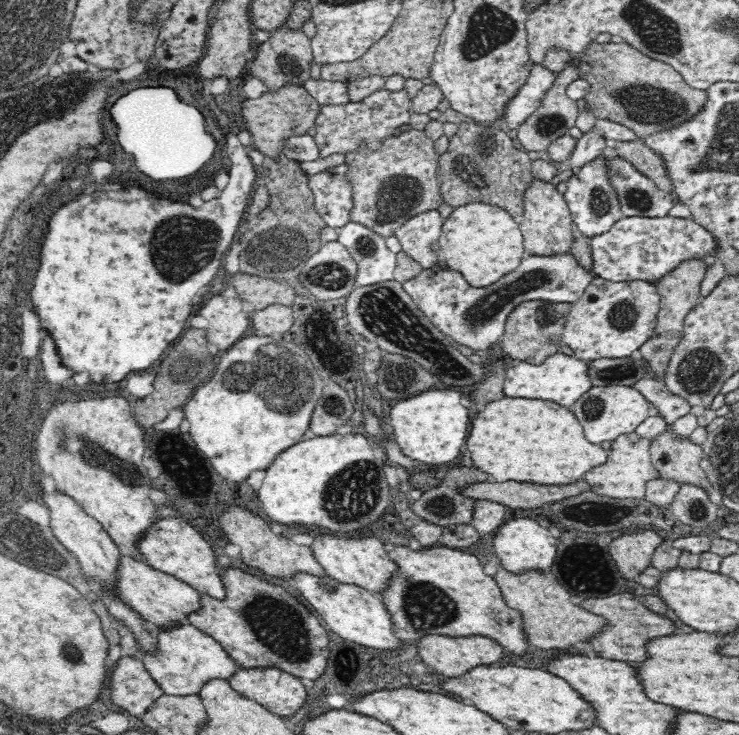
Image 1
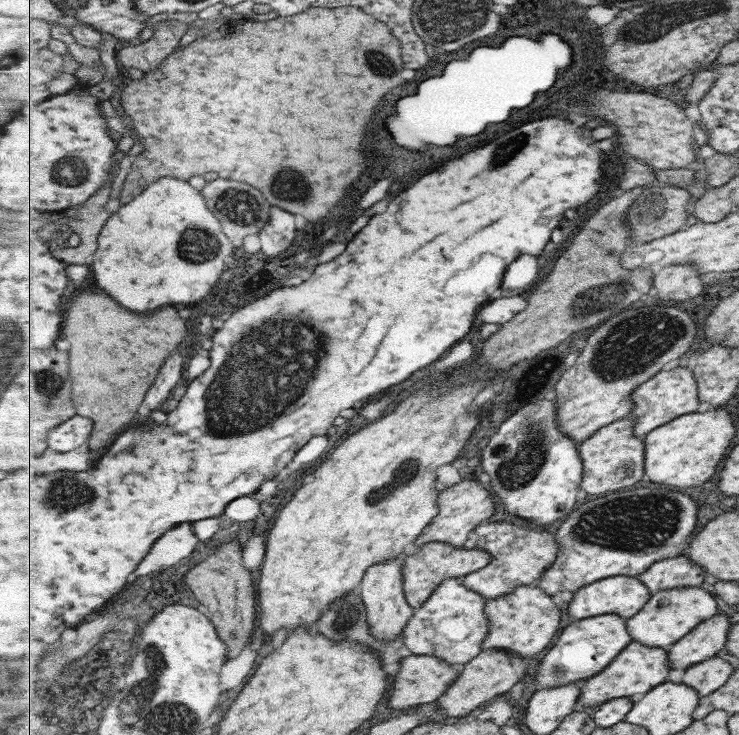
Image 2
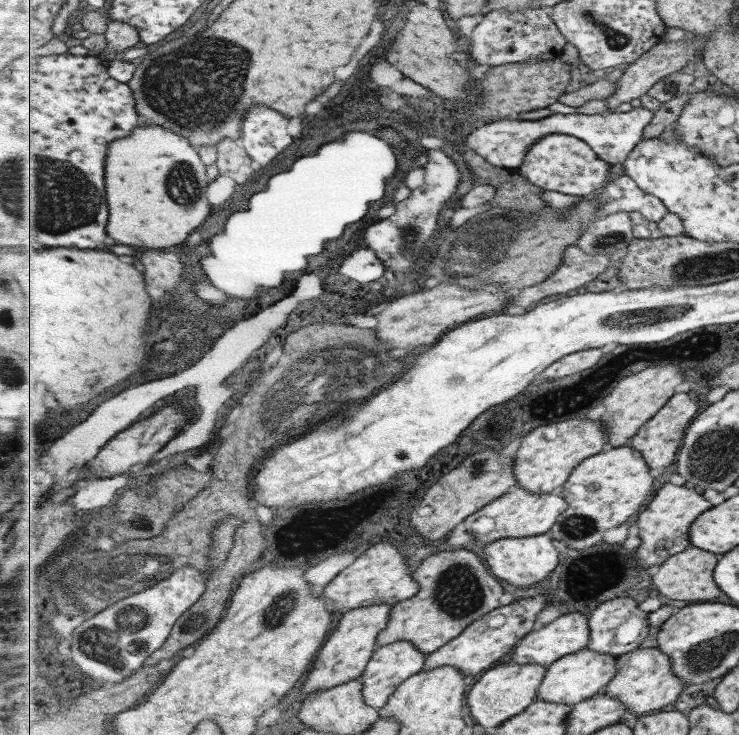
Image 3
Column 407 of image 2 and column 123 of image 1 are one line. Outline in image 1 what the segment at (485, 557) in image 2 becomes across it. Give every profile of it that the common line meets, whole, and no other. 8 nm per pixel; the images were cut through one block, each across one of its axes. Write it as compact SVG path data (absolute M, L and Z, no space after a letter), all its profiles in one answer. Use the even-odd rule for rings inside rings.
M127 554L122 558L120 565L118 593L122 601L139 612L144 620L150 622L151 627L164 633L170 633L171 630L175 630L176 626L187 625L189 623L187 616L199 611L202 606L202 595L192 586L174 576L151 568L149 564L145 565L133 560Z

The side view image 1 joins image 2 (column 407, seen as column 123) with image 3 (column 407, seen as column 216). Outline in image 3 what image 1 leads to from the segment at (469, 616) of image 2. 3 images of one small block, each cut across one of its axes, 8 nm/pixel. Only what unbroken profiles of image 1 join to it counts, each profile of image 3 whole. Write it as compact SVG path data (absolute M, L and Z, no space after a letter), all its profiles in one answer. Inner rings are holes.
M400 640L393 644L388 644L377 648L373 658L367 665L366 671L362 674L363 681L363 701L367 702L373 708L382 710L391 700L391 695L407 679L422 672L428 655L421 652L410 640Z

